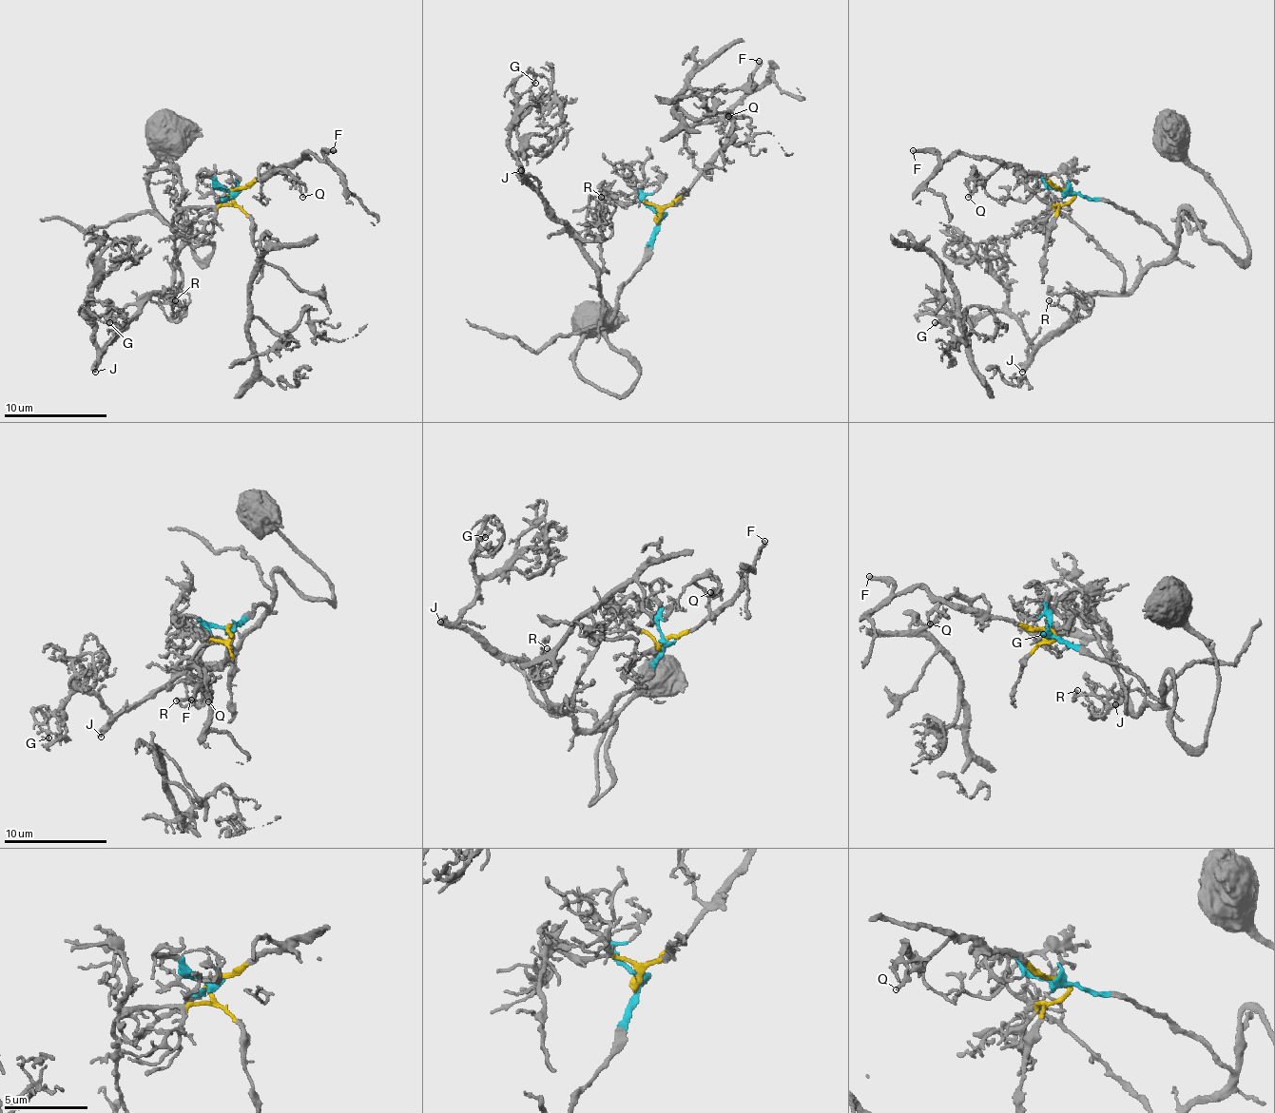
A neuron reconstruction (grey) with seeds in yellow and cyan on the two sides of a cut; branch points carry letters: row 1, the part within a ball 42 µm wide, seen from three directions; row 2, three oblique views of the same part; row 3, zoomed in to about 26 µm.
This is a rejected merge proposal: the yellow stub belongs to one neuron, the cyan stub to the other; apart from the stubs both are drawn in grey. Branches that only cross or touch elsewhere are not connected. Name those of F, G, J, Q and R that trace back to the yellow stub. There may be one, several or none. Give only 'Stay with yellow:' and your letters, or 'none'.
Stay with yellow: F, Q

